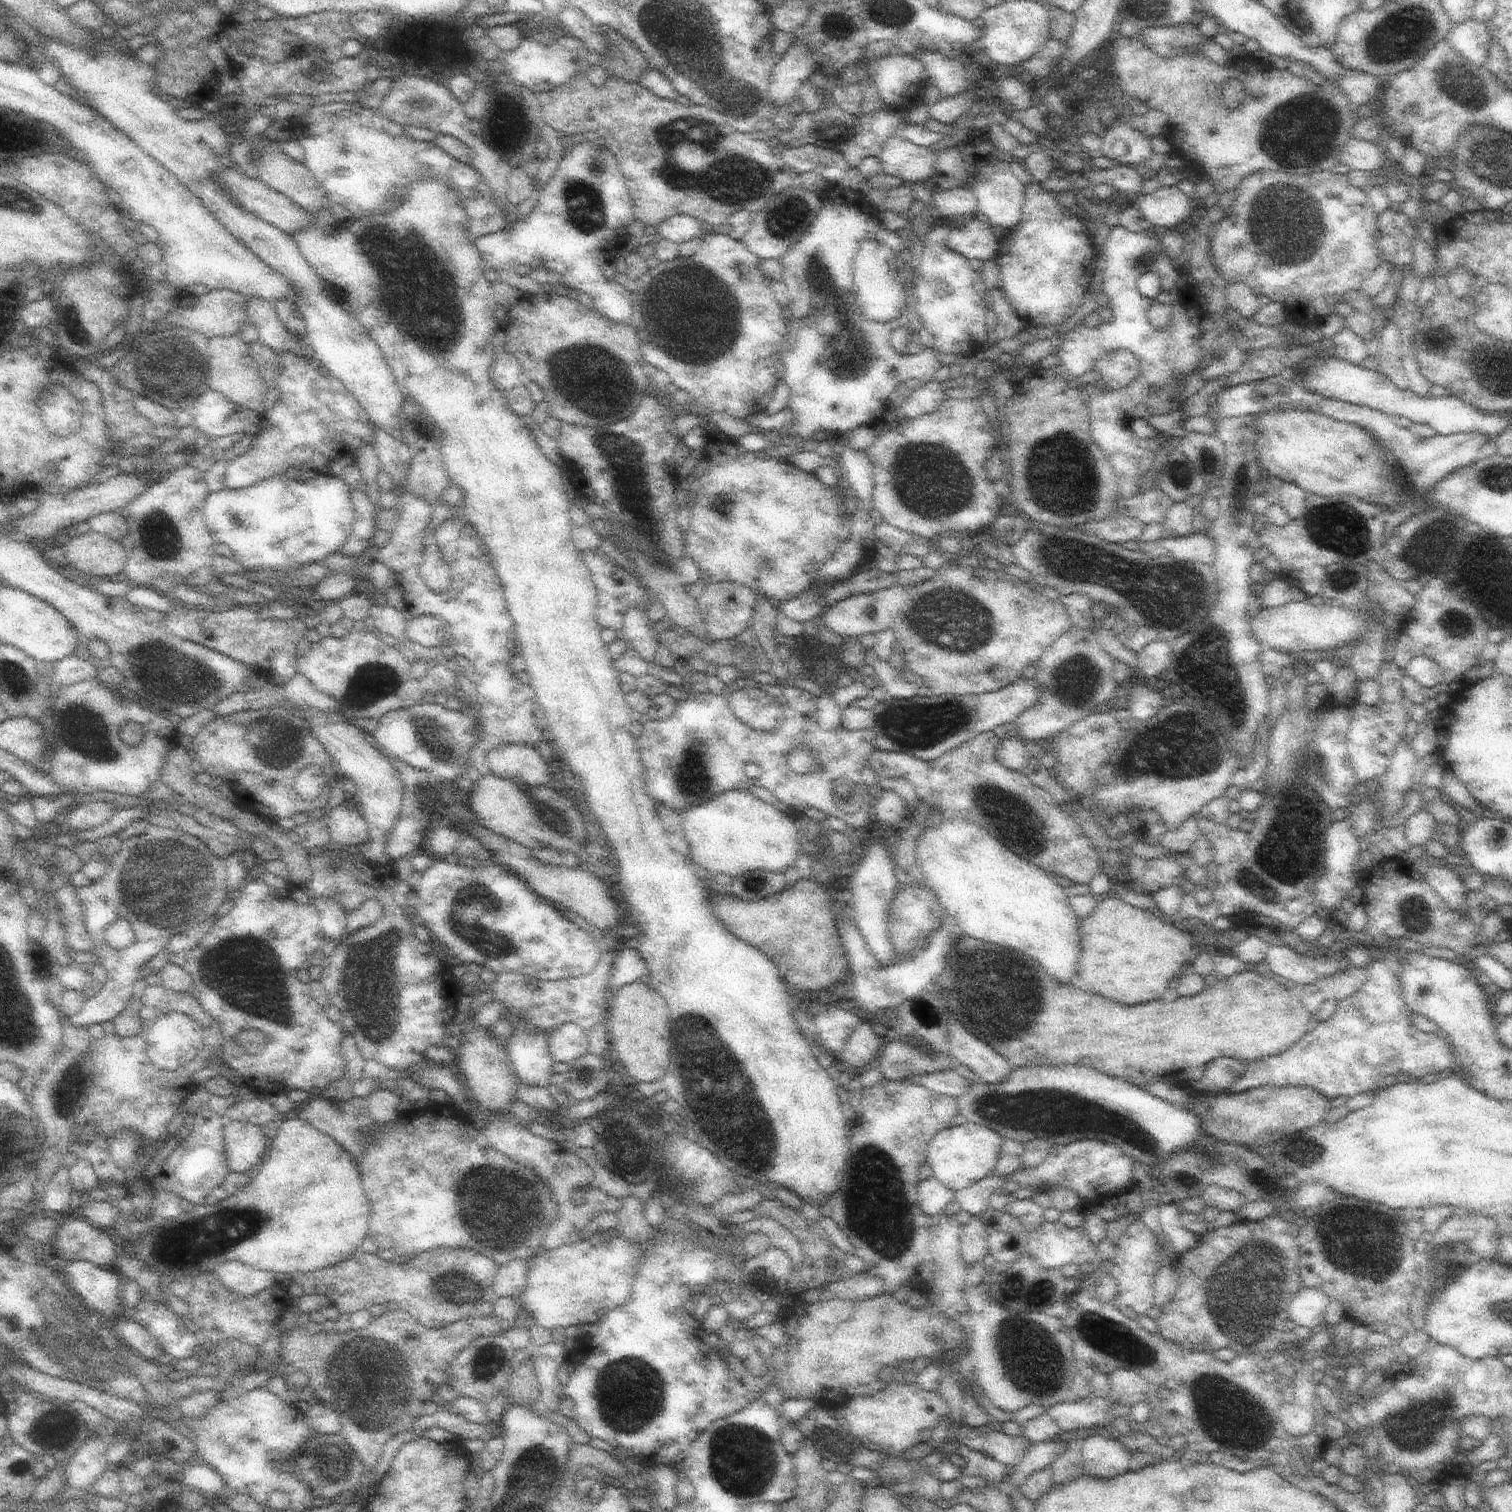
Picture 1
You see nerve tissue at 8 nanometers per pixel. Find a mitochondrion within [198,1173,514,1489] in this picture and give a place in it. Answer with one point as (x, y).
(374, 1380)

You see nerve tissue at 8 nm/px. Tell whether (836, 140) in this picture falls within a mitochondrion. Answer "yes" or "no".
no

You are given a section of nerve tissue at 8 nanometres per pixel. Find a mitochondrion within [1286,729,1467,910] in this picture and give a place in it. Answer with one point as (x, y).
(1315, 774)

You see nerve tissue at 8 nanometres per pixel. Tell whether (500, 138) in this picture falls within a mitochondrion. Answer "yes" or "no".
no

